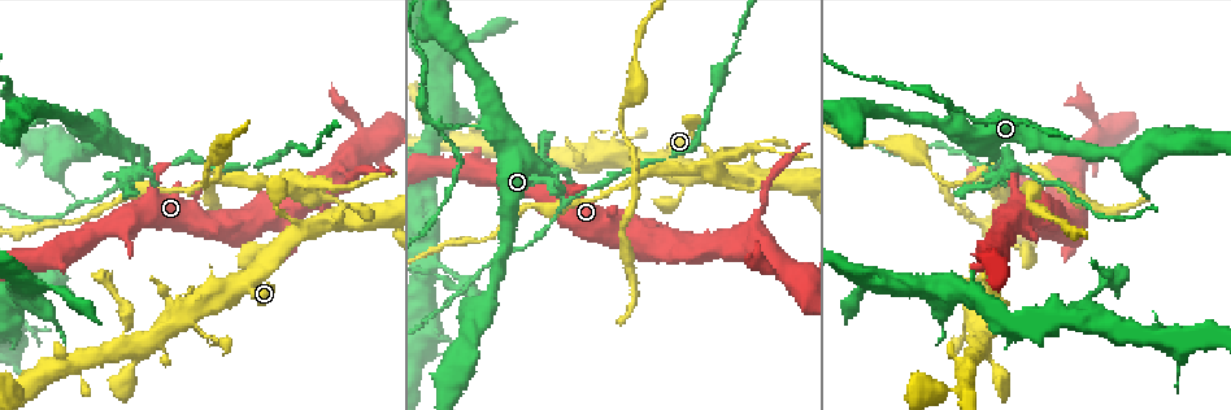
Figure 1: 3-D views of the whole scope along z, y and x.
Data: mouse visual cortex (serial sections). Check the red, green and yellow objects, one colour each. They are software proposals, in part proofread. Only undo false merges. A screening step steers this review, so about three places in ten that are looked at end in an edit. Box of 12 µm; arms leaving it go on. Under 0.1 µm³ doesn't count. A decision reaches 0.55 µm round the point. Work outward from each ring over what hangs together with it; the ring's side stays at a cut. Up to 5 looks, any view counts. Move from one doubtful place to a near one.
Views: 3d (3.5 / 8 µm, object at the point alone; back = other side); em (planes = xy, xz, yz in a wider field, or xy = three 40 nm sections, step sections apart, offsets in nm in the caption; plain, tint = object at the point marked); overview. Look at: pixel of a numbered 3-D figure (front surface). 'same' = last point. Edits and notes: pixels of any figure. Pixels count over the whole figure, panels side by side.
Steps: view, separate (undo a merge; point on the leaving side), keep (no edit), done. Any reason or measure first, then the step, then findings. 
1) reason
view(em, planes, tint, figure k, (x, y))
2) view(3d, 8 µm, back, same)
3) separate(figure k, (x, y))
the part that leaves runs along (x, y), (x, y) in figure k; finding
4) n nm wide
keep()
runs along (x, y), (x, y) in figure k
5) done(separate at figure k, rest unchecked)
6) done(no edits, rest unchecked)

sudden change in width
view(3d, 3.5 µm, figure 1, (488, 126))

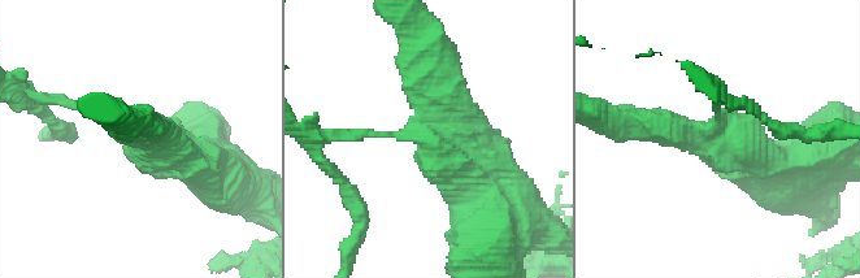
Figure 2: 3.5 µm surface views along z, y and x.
3 arms; arms of 100, 400, 600 nm; shape alone is not enough
view(em, xy, step 5, tint, figure 2, (714, 127))

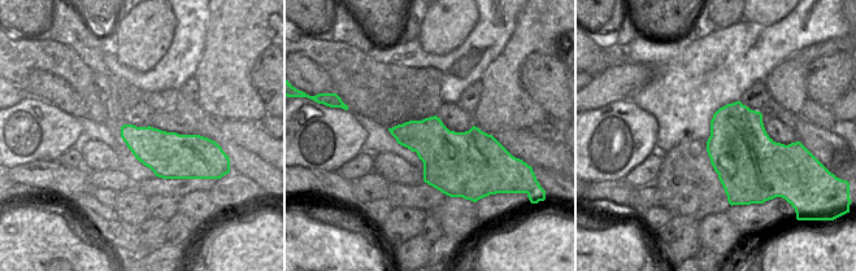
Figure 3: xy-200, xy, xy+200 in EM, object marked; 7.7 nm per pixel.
440 nm wide
separate(figure 2, (61, 100))
the part that leaves runs along (392, 137), (337, 133), (320, 139) in figure 2; two cells meet here

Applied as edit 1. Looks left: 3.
sharp bend
view(3d, 8 µm, figure 1, (348, 217))

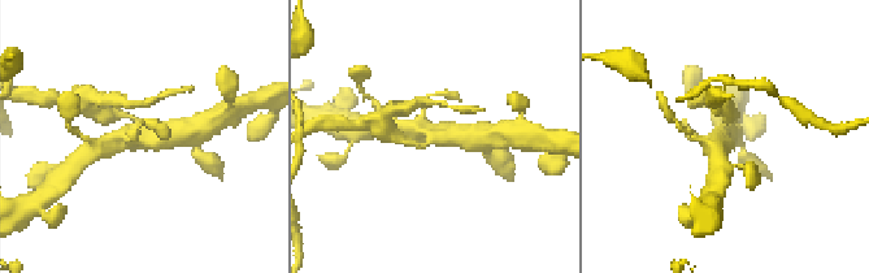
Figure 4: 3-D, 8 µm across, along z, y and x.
view(3d, 3.5 µm, figure 4, (144, 138))

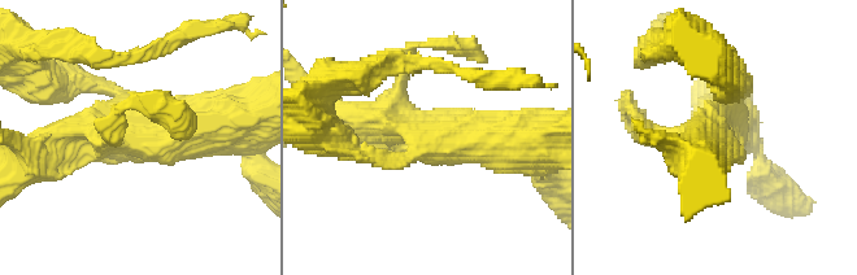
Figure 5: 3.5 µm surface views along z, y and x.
view(em, xy, step 1, tint, figure 5, (424, 131))

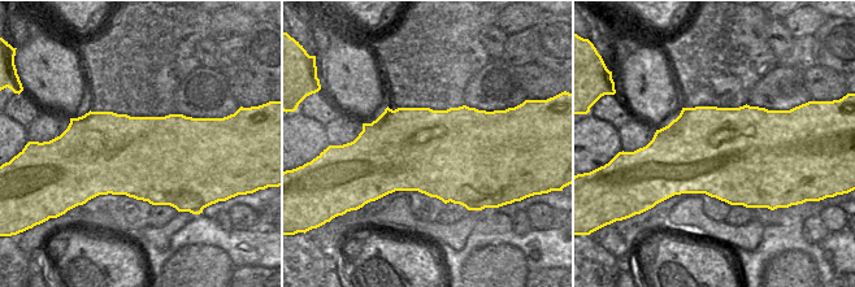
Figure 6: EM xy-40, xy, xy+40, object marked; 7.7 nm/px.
separate(figure 5, (74, 86))
the part that leaves runs along (112, 91), (56, 83), (27, 66) in figure 5; a second cell is stuck on

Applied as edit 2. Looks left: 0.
done(separate at figure 2, separate at figure 5, rest unchecked)

